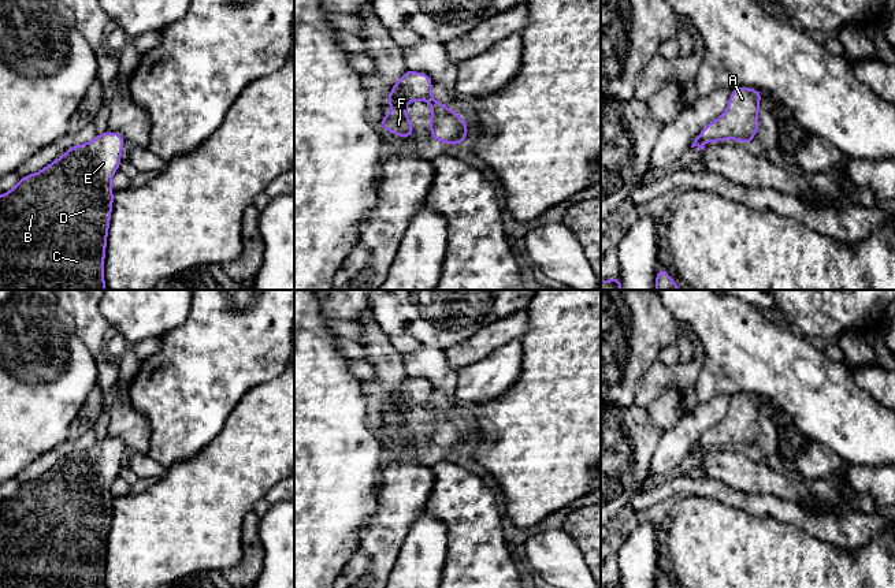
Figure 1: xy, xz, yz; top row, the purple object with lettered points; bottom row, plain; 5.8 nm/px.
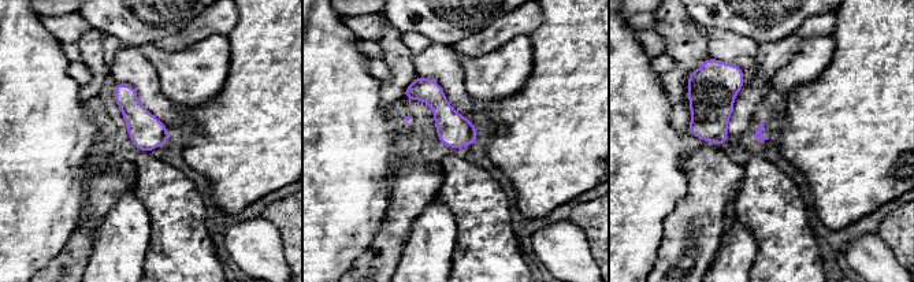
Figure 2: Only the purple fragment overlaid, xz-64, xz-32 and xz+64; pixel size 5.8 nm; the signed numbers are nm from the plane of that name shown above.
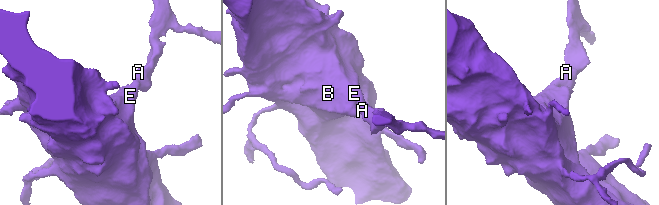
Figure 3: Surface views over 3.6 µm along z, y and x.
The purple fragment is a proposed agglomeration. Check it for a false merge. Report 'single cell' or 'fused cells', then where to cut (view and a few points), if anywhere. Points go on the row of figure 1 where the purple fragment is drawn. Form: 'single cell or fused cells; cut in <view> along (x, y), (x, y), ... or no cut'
single cell; no cut

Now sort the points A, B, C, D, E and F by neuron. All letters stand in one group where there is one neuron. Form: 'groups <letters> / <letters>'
groups A B C D E F

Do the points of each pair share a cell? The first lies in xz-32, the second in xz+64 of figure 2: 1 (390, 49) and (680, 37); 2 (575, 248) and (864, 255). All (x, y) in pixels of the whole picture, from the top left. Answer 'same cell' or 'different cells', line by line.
1: same cell
2: same cell

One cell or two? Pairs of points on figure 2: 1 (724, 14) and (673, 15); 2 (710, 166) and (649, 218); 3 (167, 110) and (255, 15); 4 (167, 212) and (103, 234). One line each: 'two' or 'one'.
1: two
2: two
3: two
4: two

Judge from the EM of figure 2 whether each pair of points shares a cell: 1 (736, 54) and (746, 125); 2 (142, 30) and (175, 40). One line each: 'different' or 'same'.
1: different
2: different

